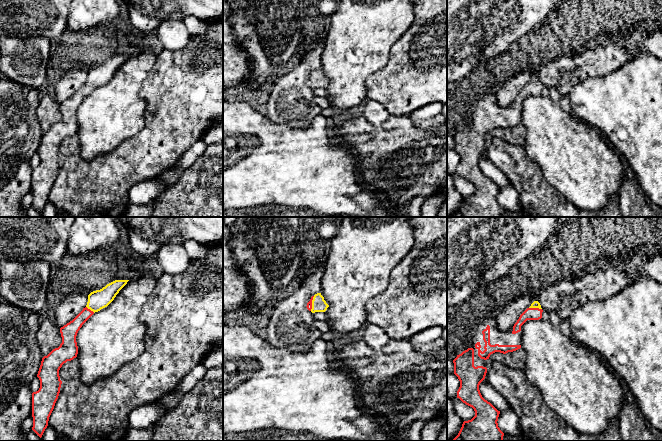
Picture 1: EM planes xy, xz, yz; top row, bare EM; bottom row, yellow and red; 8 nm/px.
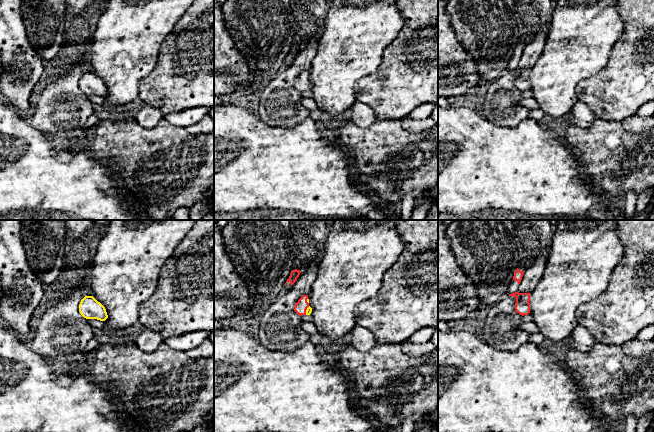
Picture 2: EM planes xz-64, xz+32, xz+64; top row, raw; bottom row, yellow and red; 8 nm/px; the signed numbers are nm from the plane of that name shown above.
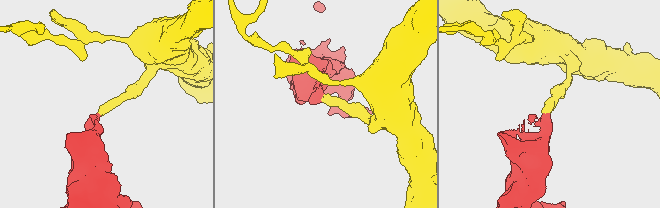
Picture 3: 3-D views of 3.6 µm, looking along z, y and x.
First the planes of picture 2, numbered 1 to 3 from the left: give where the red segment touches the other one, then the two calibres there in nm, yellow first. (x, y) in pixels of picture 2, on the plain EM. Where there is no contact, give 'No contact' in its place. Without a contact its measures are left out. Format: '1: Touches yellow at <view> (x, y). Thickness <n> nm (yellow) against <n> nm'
1: No contact
2: Touches yellow at xz+32 (306, 86). Thickness 50 nm (yellow) against 100 nm
3: No contact

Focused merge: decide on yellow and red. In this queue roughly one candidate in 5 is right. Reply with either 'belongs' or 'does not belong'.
belongs

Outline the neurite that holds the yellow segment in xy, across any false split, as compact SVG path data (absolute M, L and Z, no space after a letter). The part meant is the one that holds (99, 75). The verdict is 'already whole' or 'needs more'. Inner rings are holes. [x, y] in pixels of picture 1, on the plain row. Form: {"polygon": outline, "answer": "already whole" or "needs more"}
{"polygon": "M115 56L88 71L85 84L60 104L62 119L44 132L37 150L40 164L32 169L32 206L41 214L58 175L62 157L59 146L64 139L77 133L76 112L82 101L95 89L107 83L129 56Z", "answer": "needs more"}

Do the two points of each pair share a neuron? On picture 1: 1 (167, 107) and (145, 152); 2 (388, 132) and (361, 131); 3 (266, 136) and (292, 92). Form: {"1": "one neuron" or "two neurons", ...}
{"1": "one neuron", "2": "one neuron", "3": "two neurons"}

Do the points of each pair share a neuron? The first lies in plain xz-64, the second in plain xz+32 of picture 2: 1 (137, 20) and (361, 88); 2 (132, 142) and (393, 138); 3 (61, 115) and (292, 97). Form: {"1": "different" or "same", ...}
{"1": "different", "2": "same", "3": "same"}

